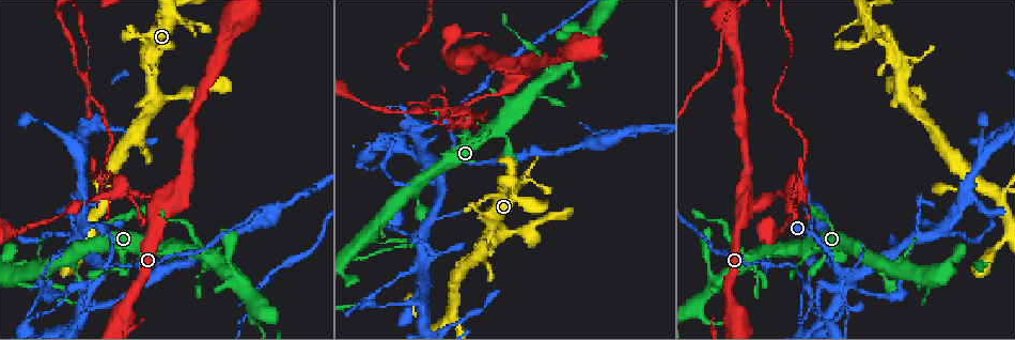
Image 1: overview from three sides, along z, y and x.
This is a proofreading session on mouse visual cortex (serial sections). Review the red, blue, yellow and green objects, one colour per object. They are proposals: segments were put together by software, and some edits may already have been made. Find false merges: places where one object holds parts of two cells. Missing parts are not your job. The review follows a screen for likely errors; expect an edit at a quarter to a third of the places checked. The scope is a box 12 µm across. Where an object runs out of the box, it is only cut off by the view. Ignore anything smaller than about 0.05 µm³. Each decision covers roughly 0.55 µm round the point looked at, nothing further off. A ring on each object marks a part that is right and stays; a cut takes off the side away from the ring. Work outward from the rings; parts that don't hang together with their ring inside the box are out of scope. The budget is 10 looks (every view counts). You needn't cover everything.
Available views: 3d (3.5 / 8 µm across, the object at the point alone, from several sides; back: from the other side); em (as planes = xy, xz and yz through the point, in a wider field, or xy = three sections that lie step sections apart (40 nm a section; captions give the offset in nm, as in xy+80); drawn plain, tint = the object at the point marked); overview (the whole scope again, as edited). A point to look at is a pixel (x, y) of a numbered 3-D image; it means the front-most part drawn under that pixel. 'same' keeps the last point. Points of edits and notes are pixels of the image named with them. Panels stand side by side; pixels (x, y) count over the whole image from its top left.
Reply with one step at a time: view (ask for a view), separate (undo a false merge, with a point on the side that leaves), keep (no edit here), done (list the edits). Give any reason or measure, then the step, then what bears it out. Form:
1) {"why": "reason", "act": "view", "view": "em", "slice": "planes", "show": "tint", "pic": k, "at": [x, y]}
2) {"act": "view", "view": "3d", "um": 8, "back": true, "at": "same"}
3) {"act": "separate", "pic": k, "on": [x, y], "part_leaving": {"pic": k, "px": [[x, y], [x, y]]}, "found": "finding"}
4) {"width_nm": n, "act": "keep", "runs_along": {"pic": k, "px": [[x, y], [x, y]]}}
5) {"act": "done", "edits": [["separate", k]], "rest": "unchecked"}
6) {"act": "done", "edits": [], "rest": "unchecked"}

{"why": "calibre changes", "act": "view", "view": "3d", "um": 3.5, "pic": 1, "at": [210, 256]}

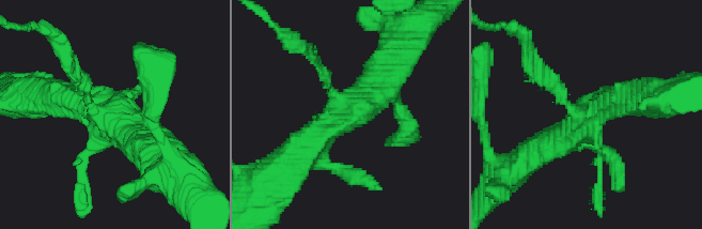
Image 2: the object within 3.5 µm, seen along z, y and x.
{"act": "view", "view": "em", "slice": "xy", "step": 2, "show": "tint", "pic": 2, "at": [586, 115]}

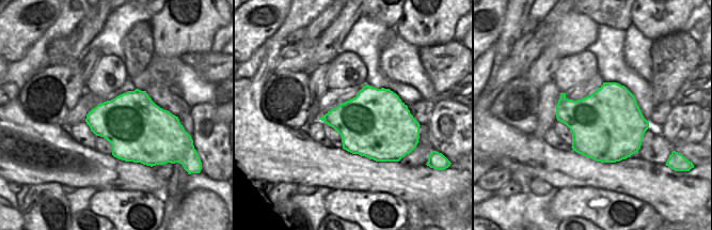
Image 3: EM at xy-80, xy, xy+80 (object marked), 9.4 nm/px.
{"act": "separate", "pic": 2, "on": [323, 71], "part_leaving": {"pic": 2, "px": [[329, 87], [310, 51], [283, 35]]}, "found": "a second cell is stuck on"}

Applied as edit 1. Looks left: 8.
{"why": "thick turns thin", "act": "view", "view": "3d", "um": 8, "pic": 1, "at": [843, 275]}

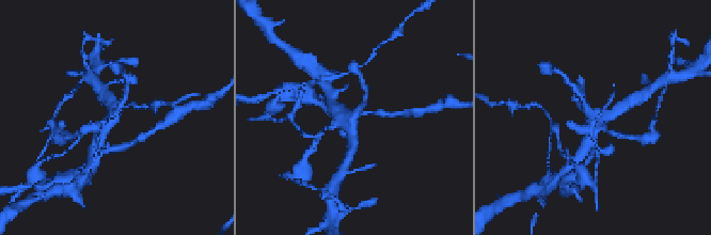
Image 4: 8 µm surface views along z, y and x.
{"arms": 4, "arm_widths_nm": [200, 200, 300, 300], "why": "need the tissue", "act": "view", "view": "em", "slice": "xy", "step": 5, "show": "tint", "pic": 4, "at": [594, 117]}

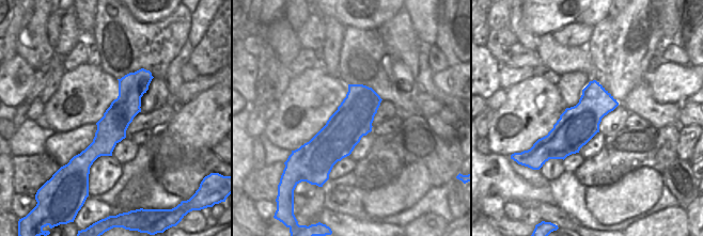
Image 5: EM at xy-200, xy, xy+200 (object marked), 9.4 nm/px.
{"act": "keep", "runs_along": {"pic": 4, "px": [[125, 93], [124, 102], [98, 141]]}, "found": "one cell here"}

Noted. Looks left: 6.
{"why": "side arm on a straight run", "act": "view", "view": "3d", "um": 3.5, "back": true, "pic": 1, "at": [750, 207]}

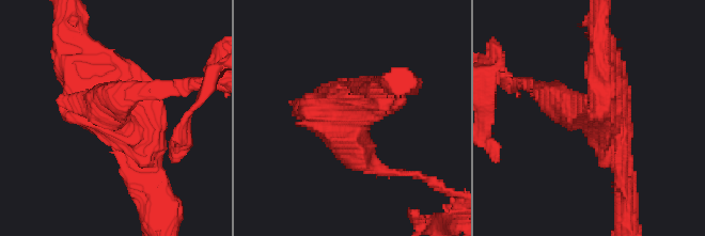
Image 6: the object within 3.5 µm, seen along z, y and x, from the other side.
{"why": "now the EM", "act": "view", "view": "em", "slice": "xy", "step": 3, "show": "tint", "pic": 6, "at": [352, 109]}

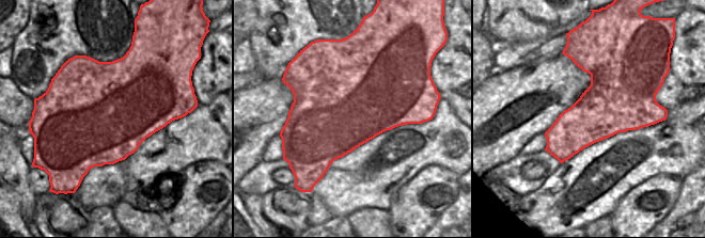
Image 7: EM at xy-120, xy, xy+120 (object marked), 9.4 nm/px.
{"width_nm": 1000, "act": "keep", "runs_along": {"pic": 6, "px": [[147, 167], [81, 48]]}, "found": "all the same cell"}

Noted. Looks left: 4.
{"why": "branch point", "act": "view", "view": "3d", "um": 3.5, "pic": 1, "at": [121, 196]}

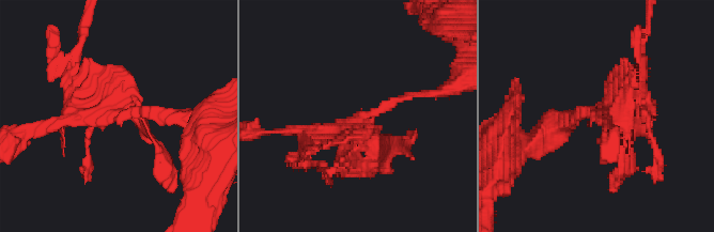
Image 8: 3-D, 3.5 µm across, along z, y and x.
{"why": "now the EM", "act": "view", "view": "em", "slice": "xy", "step": 5, "show": "tint", "pic": 8, "at": [362, 118]}

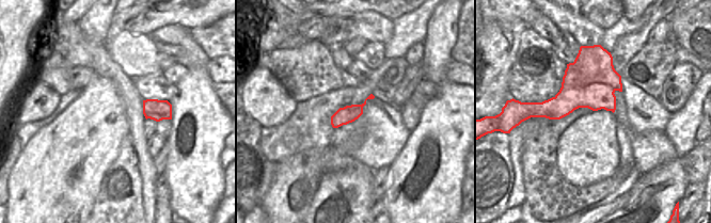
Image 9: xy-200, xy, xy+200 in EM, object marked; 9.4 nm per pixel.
{"width_nm": 160, "act": "separate", "pic": 8, "on": [90, 66], "part_leaving": {"pic": 8, "px": [[77, 104], [63, 77], [83, 28]]}, "found": "a second cell is stuck on"}

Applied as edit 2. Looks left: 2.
{"act": "done", "edits": [["separate", 2], ["separate", 8]], "rest": "unchecked"}

